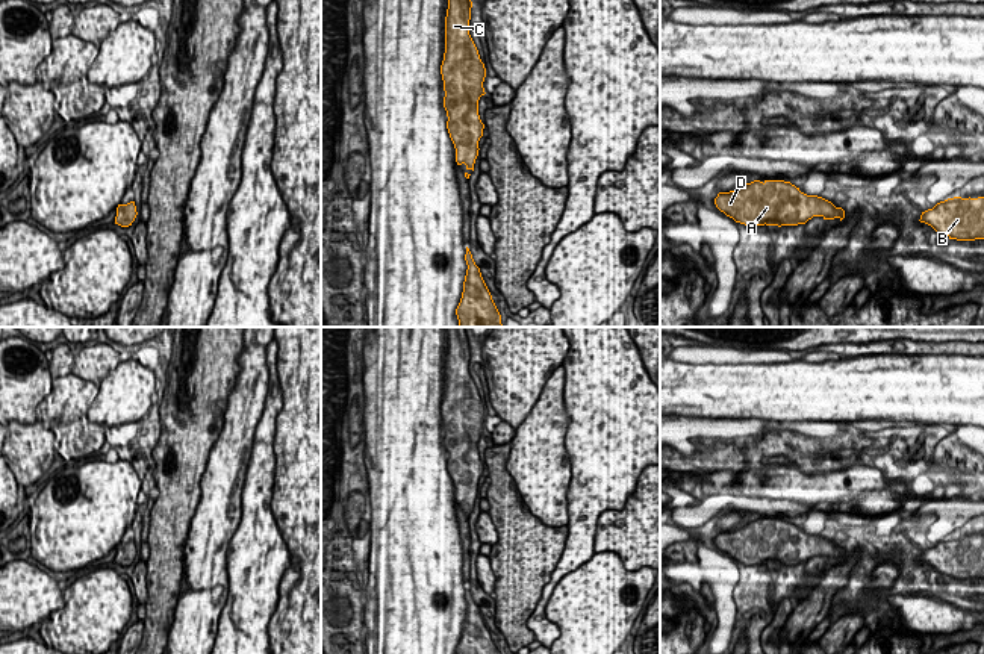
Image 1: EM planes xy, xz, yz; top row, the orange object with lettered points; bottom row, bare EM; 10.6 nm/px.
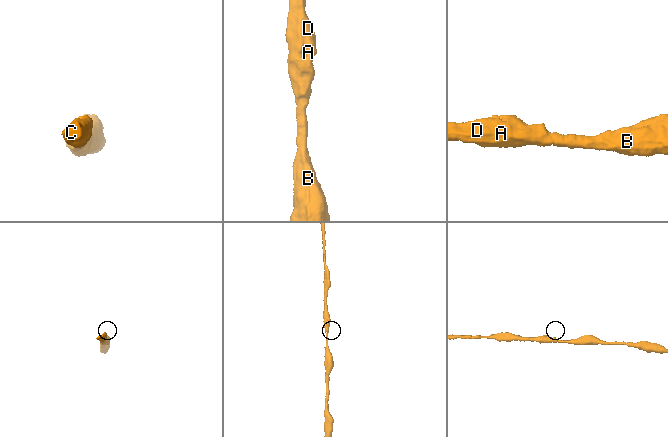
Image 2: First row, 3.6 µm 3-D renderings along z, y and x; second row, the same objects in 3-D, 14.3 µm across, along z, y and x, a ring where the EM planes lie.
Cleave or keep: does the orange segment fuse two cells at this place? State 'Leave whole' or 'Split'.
Leave whole

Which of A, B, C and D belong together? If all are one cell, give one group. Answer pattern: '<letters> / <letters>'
A B C D

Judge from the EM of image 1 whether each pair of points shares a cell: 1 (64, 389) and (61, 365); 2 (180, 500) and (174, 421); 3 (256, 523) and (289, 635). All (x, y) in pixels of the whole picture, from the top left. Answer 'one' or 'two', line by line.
1: two
2: one
3: two

